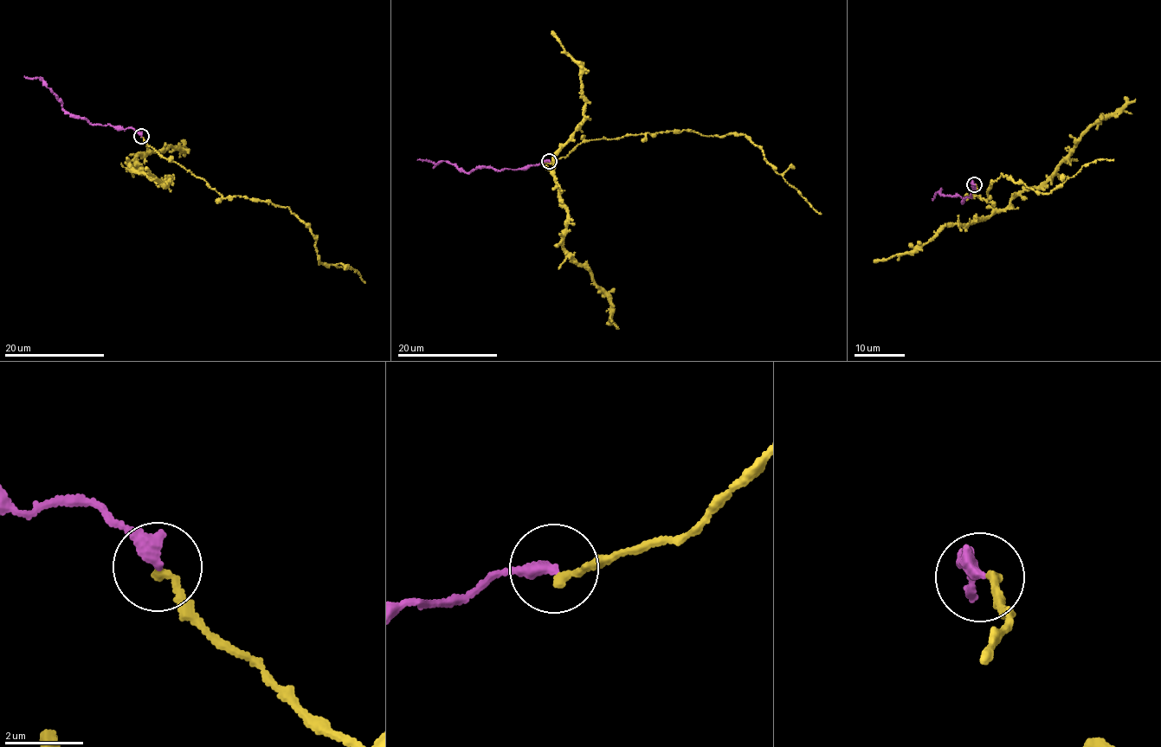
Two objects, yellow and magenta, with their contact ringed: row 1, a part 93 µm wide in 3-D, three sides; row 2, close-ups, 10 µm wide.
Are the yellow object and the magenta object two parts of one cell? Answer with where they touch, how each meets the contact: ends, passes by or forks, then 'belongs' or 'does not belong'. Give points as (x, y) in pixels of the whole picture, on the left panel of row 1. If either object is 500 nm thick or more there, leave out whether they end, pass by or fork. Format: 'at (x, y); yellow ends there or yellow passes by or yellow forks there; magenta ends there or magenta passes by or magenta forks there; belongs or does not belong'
at (141, 136); yellow ends there; magenta ends there; belongs

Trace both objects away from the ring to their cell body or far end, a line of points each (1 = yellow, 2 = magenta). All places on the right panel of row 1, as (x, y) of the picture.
1: (975, 184), (970, 196), (987, 201), (990, 185), (1002, 174), (1048, 193), (1084, 165), (1113, 160)
2: (973, 184), (970, 198), (963, 202), (958, 196), (939, 191), (932, 199)

